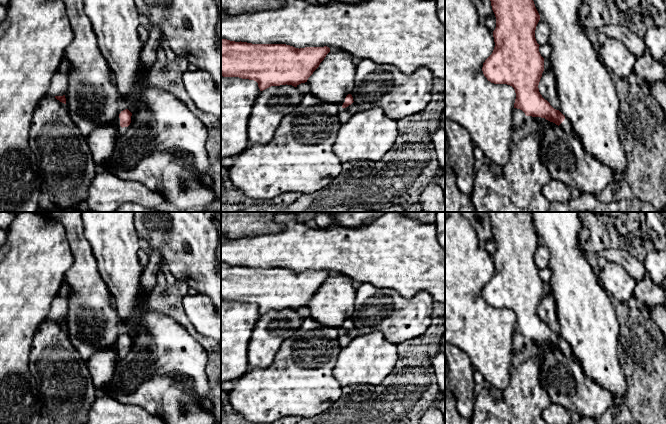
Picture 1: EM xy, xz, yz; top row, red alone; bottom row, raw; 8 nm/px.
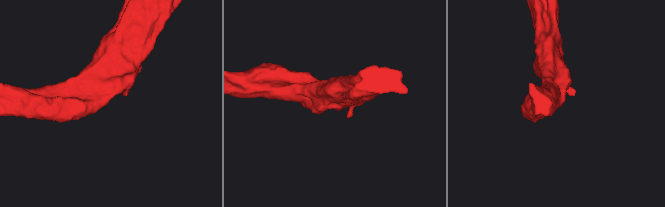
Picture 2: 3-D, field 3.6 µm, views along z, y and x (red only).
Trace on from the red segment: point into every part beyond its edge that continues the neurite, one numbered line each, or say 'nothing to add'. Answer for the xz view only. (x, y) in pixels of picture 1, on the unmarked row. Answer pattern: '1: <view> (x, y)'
1: xz (344, 338)

